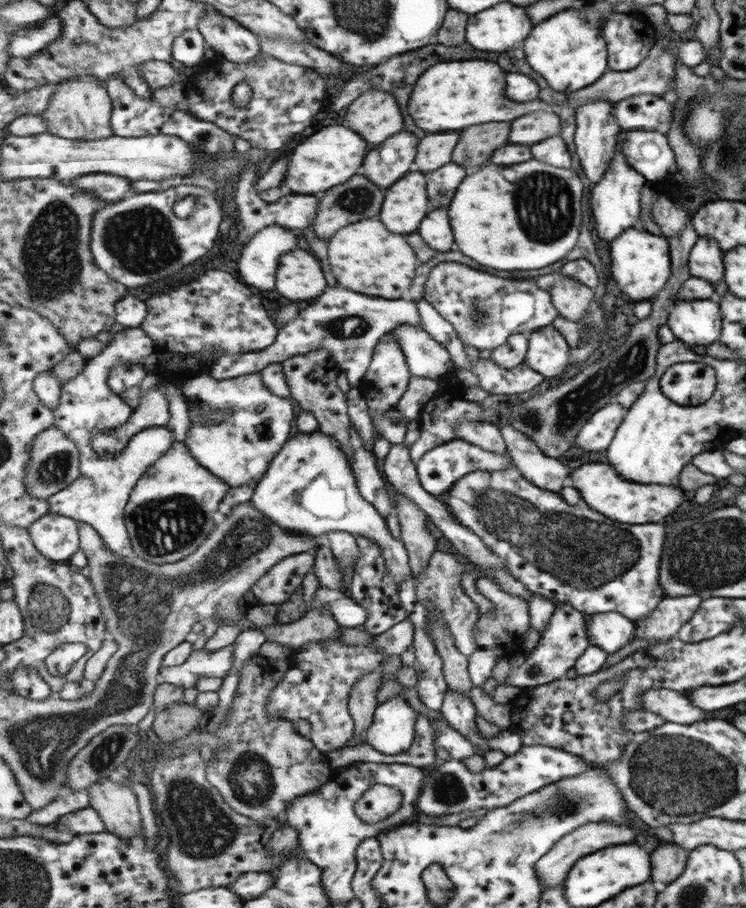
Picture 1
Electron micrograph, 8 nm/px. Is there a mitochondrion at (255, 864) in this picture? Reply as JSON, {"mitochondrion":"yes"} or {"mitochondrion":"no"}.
{"mitochondrion":"no"}

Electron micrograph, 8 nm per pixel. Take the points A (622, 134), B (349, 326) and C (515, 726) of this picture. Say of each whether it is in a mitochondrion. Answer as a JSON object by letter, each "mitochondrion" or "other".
{"A":"other","B":"mitochondrion","C":"other"}

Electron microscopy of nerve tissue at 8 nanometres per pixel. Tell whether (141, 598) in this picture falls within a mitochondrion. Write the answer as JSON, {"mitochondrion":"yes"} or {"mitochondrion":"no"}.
{"mitochondrion":"yes"}

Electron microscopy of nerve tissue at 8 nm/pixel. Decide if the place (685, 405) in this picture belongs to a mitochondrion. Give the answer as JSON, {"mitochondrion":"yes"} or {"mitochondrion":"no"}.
{"mitochondrion":"no"}

